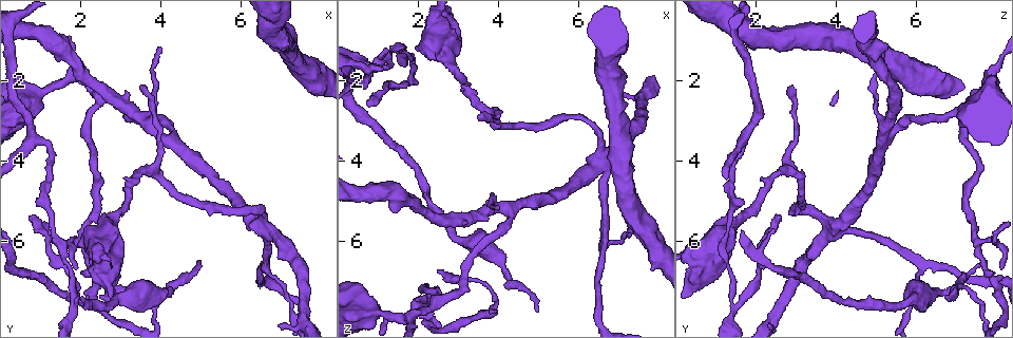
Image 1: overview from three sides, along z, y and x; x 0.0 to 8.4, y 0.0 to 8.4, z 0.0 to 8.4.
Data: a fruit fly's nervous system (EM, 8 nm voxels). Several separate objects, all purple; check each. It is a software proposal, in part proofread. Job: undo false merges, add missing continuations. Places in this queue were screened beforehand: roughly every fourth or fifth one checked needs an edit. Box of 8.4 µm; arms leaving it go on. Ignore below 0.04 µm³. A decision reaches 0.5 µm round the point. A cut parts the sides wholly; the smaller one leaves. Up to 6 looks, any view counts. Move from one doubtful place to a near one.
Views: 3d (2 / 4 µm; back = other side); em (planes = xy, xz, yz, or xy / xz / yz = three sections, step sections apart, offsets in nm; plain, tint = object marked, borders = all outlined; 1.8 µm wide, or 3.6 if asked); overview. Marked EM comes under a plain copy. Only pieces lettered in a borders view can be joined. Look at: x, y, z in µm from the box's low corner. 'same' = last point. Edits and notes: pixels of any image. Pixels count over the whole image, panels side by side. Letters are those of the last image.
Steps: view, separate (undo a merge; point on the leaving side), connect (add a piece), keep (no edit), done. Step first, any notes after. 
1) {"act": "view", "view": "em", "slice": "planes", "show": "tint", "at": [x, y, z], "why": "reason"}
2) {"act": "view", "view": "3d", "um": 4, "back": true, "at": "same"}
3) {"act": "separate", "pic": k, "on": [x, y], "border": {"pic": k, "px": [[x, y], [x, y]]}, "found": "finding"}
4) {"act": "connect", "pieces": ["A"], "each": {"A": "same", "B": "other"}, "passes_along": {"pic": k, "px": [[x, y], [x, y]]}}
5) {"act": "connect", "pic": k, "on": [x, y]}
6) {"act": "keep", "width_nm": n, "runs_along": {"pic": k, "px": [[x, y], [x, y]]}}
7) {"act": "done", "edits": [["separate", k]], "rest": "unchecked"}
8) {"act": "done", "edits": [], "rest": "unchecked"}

{"act": "view", "view": "3d", "um": 2, "at": [6.40, 5.55, 4.00], "why": "looks like a crossing"}

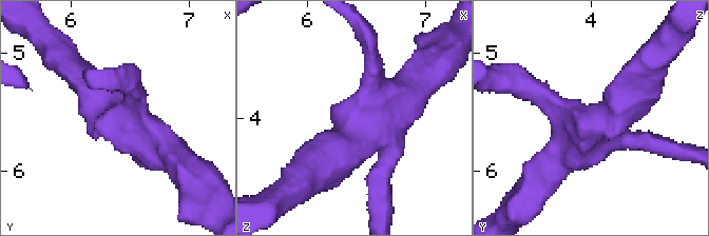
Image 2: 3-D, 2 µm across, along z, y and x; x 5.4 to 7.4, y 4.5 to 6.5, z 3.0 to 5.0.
{"act": "view", "view": "em", "slice": "planes", "show": "tint", "at": [6.46, 5.58, 3.98], "arms": 4}

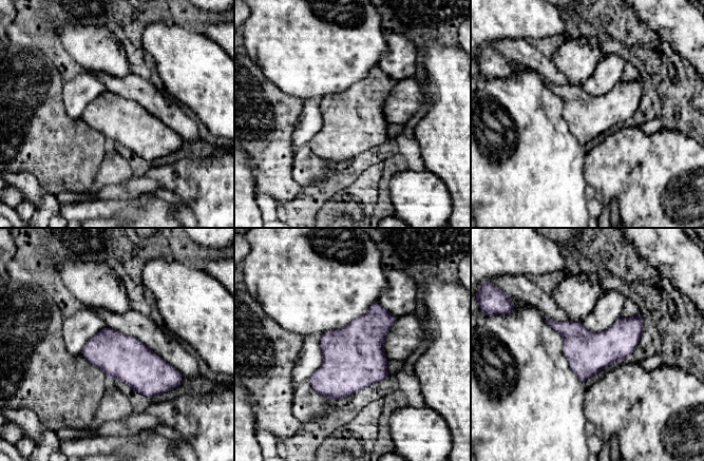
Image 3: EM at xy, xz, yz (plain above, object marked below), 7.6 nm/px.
{"act": "view", "view": "em", "slice": "planes", "show": "borders", "at": "same"}

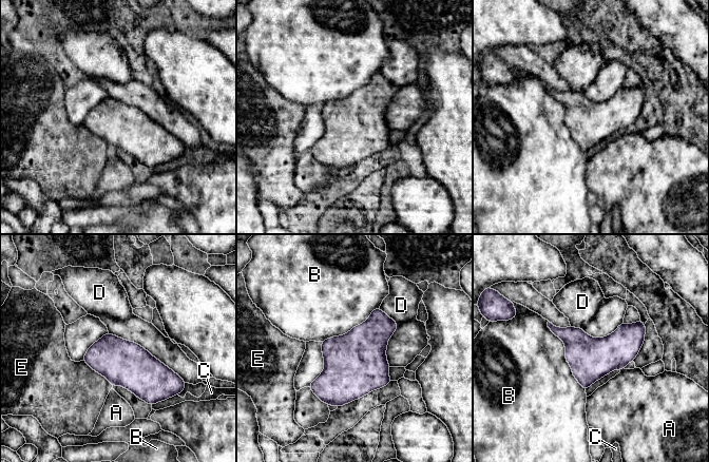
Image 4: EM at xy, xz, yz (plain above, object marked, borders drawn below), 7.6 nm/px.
{"act": "keep", "each": {"A": "other", "B": "other", "C": "other", "D": "other", "E": "other"}, "border": {"pic": 4, "px": [[109, 332], [139, 344], [186, 382]]}, "found": "all the same neuron"}

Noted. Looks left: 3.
{"act": "view", "view": "em", "slice": "planes", "show": "borders", "at": [4.95, 6.50, 7.80], "why": "an open end"}

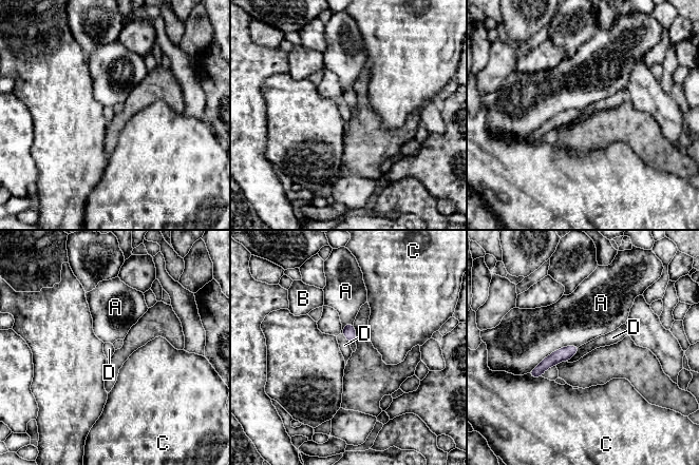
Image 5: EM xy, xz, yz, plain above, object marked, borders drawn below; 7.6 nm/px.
{"act": "keep", "each": {"A": "other", "B": "other", "C": "other", "D": "other"}, "border": {"pic": 5, "px": [[579, 347], [565, 361]]}, "found": "none of them fits"}

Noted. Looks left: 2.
{"act": "view", "view": "3d", "um": 2, "at": [2.50, 7.35, 6.80], "why": "end of a long branch"}

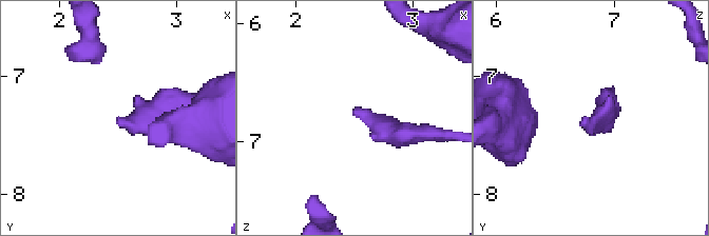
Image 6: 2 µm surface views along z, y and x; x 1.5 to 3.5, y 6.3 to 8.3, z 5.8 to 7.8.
{"act": "view", "view": "em", "slice": "planes", "show": "borders", "at": [2.46, 7.36, 6.76]}

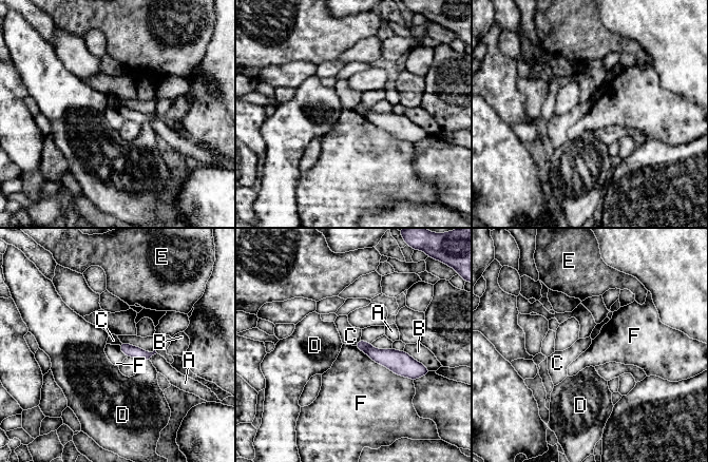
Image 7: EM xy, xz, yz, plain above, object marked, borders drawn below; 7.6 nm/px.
{"act": "keep", "width_nm": 80, "each": {"A": "other", "B": "other", "C": "other", "D": "other", "E": "other", "F": "other"}, "border": {"pic": 7, "px": [[360, 339], [355, 345]]}, "found": "no lettered piece goes on from it"}

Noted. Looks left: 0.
{"act": "done", "edits": [], "rest": "unchecked"}

